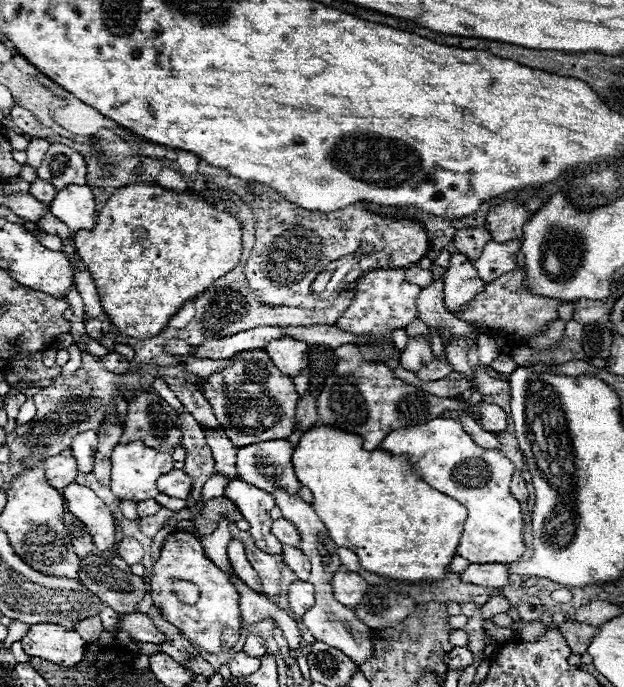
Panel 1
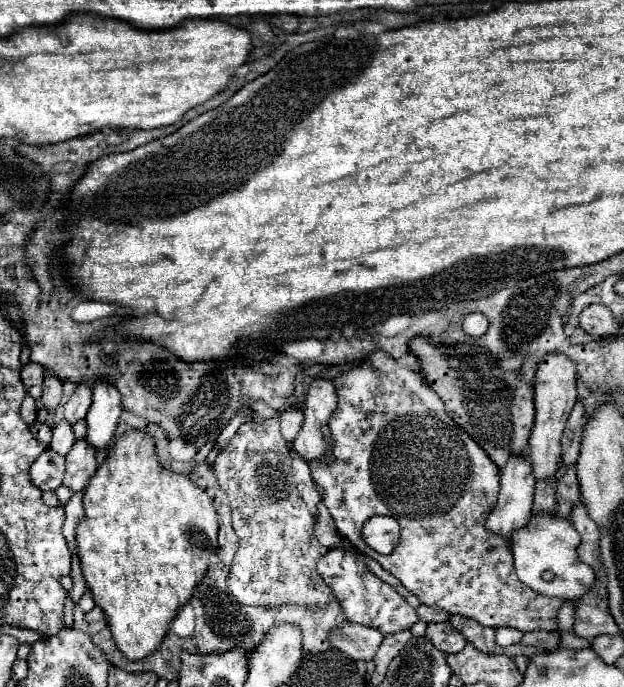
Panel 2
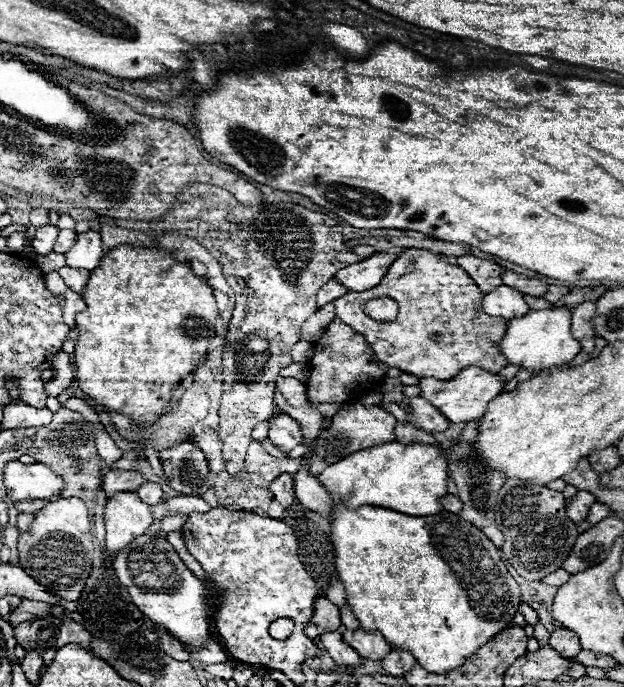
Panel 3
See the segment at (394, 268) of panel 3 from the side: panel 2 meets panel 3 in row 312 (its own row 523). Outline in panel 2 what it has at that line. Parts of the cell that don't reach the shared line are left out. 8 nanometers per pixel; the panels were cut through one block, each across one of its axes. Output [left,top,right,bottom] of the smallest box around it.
[308,350,562,632]

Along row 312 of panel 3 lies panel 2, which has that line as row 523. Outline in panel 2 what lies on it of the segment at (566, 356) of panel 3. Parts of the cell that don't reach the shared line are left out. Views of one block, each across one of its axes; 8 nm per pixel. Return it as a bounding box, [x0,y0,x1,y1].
[510,512,594,600]

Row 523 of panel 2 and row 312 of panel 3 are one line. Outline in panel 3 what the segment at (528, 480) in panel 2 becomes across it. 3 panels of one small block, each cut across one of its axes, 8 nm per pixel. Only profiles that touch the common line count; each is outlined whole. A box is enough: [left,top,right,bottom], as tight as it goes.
[484,286,530,320]

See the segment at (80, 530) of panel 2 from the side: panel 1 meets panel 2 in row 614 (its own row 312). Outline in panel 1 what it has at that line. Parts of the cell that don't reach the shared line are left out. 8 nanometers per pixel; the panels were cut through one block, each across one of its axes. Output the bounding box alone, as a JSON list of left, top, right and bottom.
[74,184,240,338]

